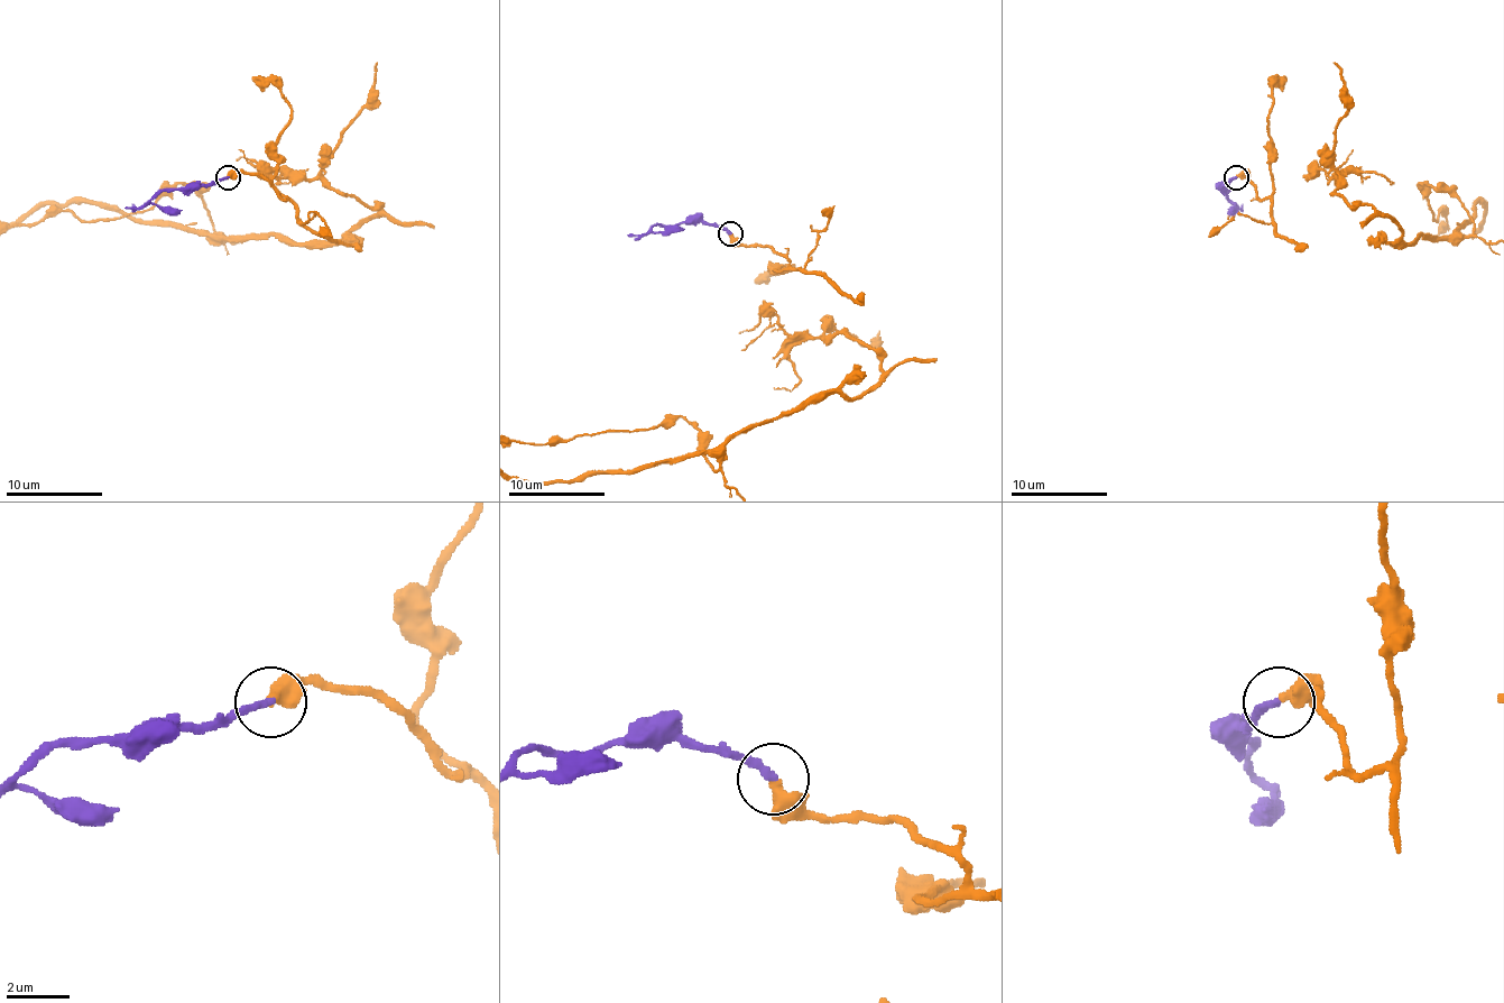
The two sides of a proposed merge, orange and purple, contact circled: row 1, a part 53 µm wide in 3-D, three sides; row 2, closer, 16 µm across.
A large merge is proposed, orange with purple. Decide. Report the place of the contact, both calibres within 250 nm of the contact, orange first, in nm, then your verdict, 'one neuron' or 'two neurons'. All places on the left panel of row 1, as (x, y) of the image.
place (228, 177); calibres 460 and 240 nm; one neuron

